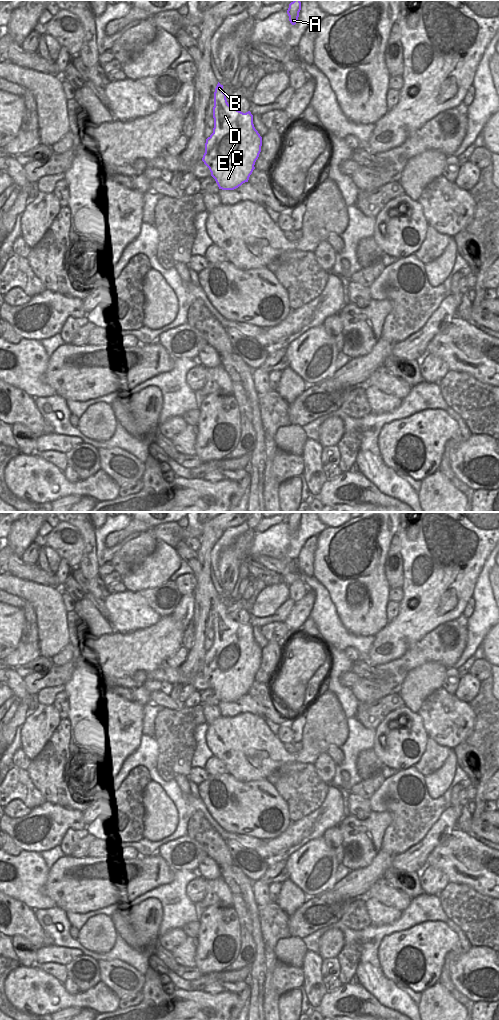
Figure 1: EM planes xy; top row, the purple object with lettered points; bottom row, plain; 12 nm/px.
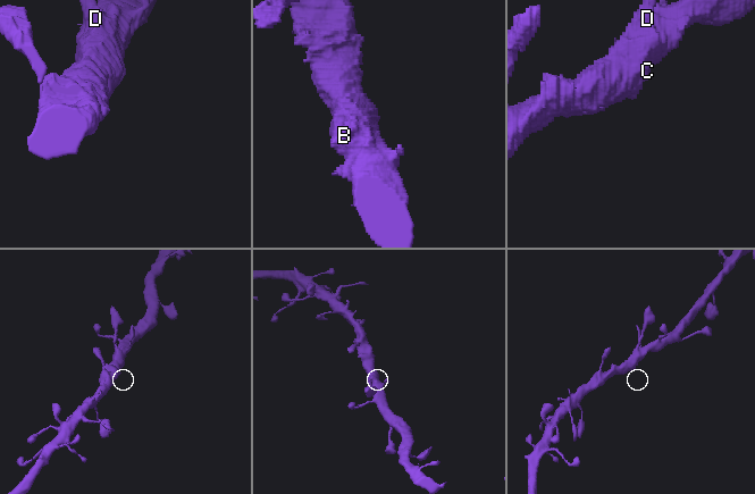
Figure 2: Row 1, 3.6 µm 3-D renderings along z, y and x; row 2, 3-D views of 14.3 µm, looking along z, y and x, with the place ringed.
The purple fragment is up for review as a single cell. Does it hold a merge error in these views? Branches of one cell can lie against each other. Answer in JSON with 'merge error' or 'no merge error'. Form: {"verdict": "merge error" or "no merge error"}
{"verdict": "no merge error"}

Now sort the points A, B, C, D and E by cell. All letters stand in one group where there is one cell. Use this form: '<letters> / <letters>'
A B C D E

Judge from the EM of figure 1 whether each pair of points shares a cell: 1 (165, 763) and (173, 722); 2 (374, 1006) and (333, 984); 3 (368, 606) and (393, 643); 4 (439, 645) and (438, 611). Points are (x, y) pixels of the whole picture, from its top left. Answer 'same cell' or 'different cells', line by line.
1: same cell
2: different cells
3: different cells
4: different cells

